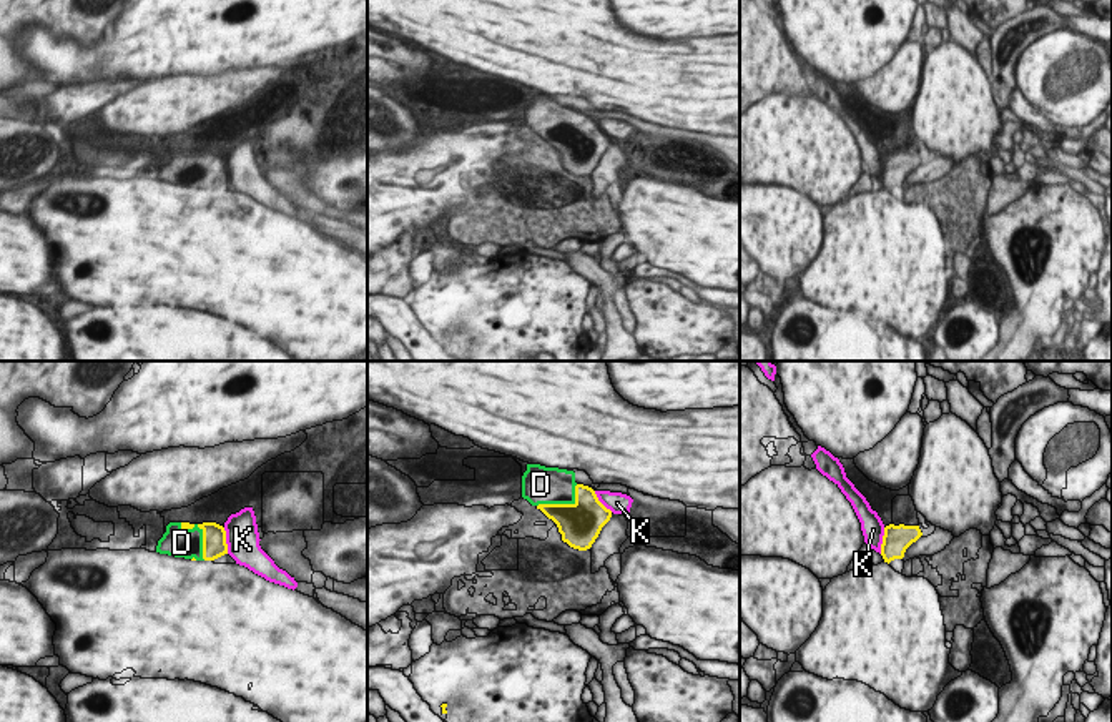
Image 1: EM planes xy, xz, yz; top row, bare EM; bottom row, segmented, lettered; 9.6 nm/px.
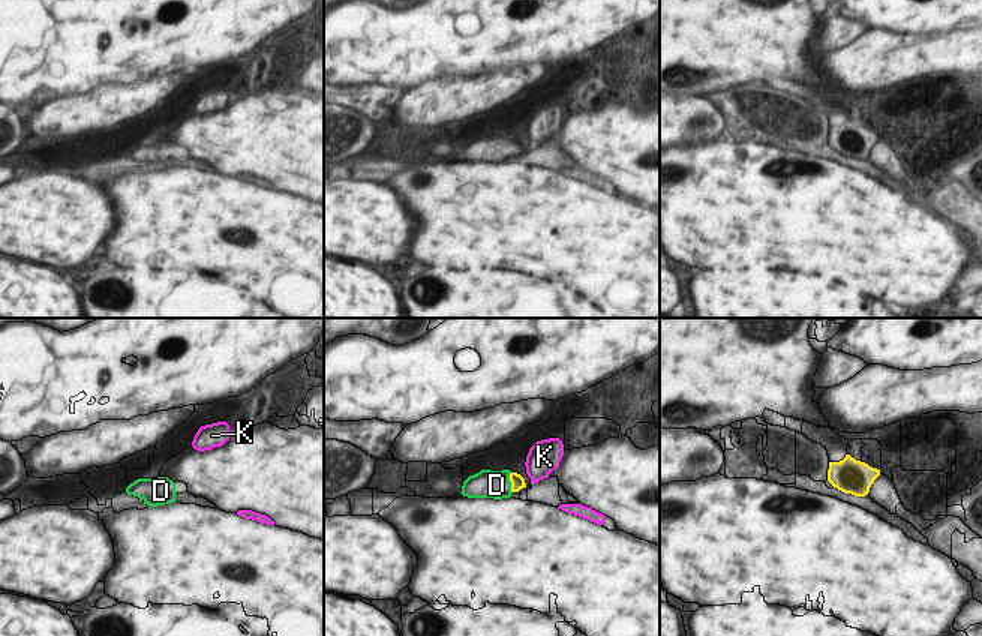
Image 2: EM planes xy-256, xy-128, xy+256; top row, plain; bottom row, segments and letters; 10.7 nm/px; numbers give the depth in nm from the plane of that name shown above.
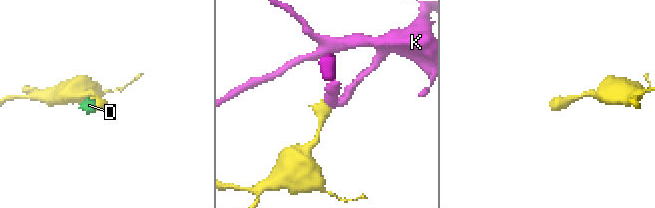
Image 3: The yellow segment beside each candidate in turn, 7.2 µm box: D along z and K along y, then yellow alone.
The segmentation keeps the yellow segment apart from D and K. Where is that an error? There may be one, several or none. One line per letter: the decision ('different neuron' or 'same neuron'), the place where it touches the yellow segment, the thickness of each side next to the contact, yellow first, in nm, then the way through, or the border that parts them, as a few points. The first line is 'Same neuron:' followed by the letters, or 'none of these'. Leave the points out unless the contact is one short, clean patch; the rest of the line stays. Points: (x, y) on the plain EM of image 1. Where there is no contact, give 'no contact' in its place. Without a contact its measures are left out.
Same neuron: D
D: same neuron; contact xy (203, 162); calibres 240 and 280 nm
K: different neuron; contact xy (225, 168); calibres 240 and 320 nm; border xy (223, 155), (228, 180)

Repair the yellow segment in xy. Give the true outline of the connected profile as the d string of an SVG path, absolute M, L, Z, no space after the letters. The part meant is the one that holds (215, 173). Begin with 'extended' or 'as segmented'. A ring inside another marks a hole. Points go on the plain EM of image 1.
extended; M170 150L156 180L191 188L214 188L228 181L226 158L216 150Z

